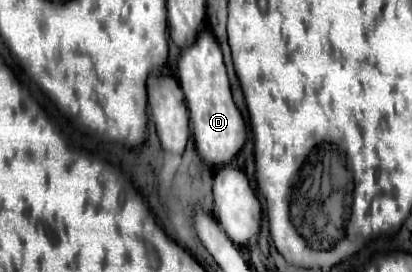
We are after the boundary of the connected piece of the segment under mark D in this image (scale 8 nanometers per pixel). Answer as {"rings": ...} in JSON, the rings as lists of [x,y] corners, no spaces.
{"rings":[[[201,29],[195,41],[181,51],[176,78],[183,89],[183,95],[191,113],[193,139],[195,139],[195,147],[199,155],[209,165],[231,163],[235,155],[239,153],[239,149],[243,147],[247,131],[245,131],[243,117],[231,97],[229,77],[227,77],[227,69],[223,63],[219,41],[209,29]]]}

